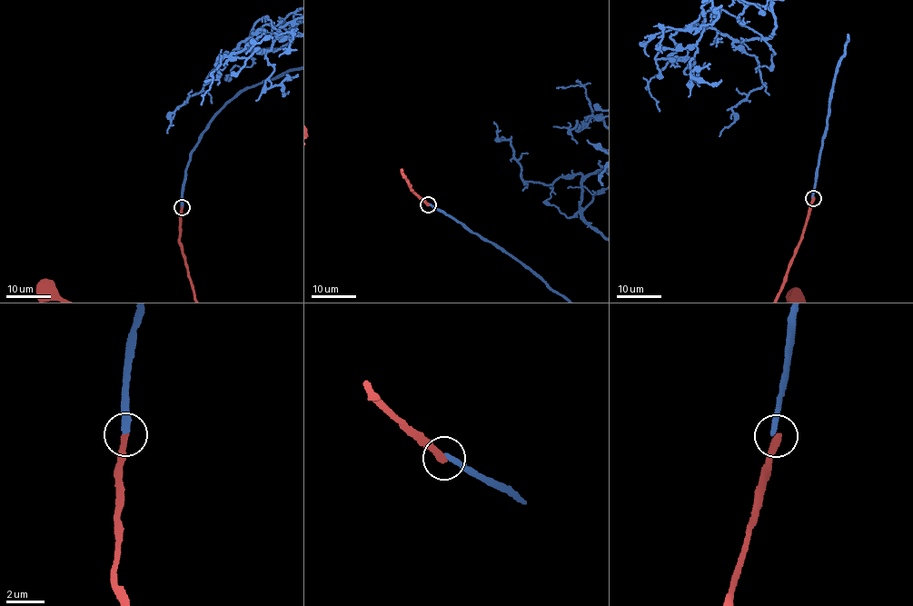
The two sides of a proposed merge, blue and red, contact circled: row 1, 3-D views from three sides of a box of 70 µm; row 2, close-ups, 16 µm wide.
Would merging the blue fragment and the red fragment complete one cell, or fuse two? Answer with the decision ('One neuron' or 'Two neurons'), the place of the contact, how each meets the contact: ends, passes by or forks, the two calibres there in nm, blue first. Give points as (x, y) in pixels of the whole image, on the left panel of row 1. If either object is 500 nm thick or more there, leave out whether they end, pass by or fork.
Two neurons. Place: (182, 207). At the ring blue ends. At the ring red ends. Thickness 320 nm (blue) against 340 nm

